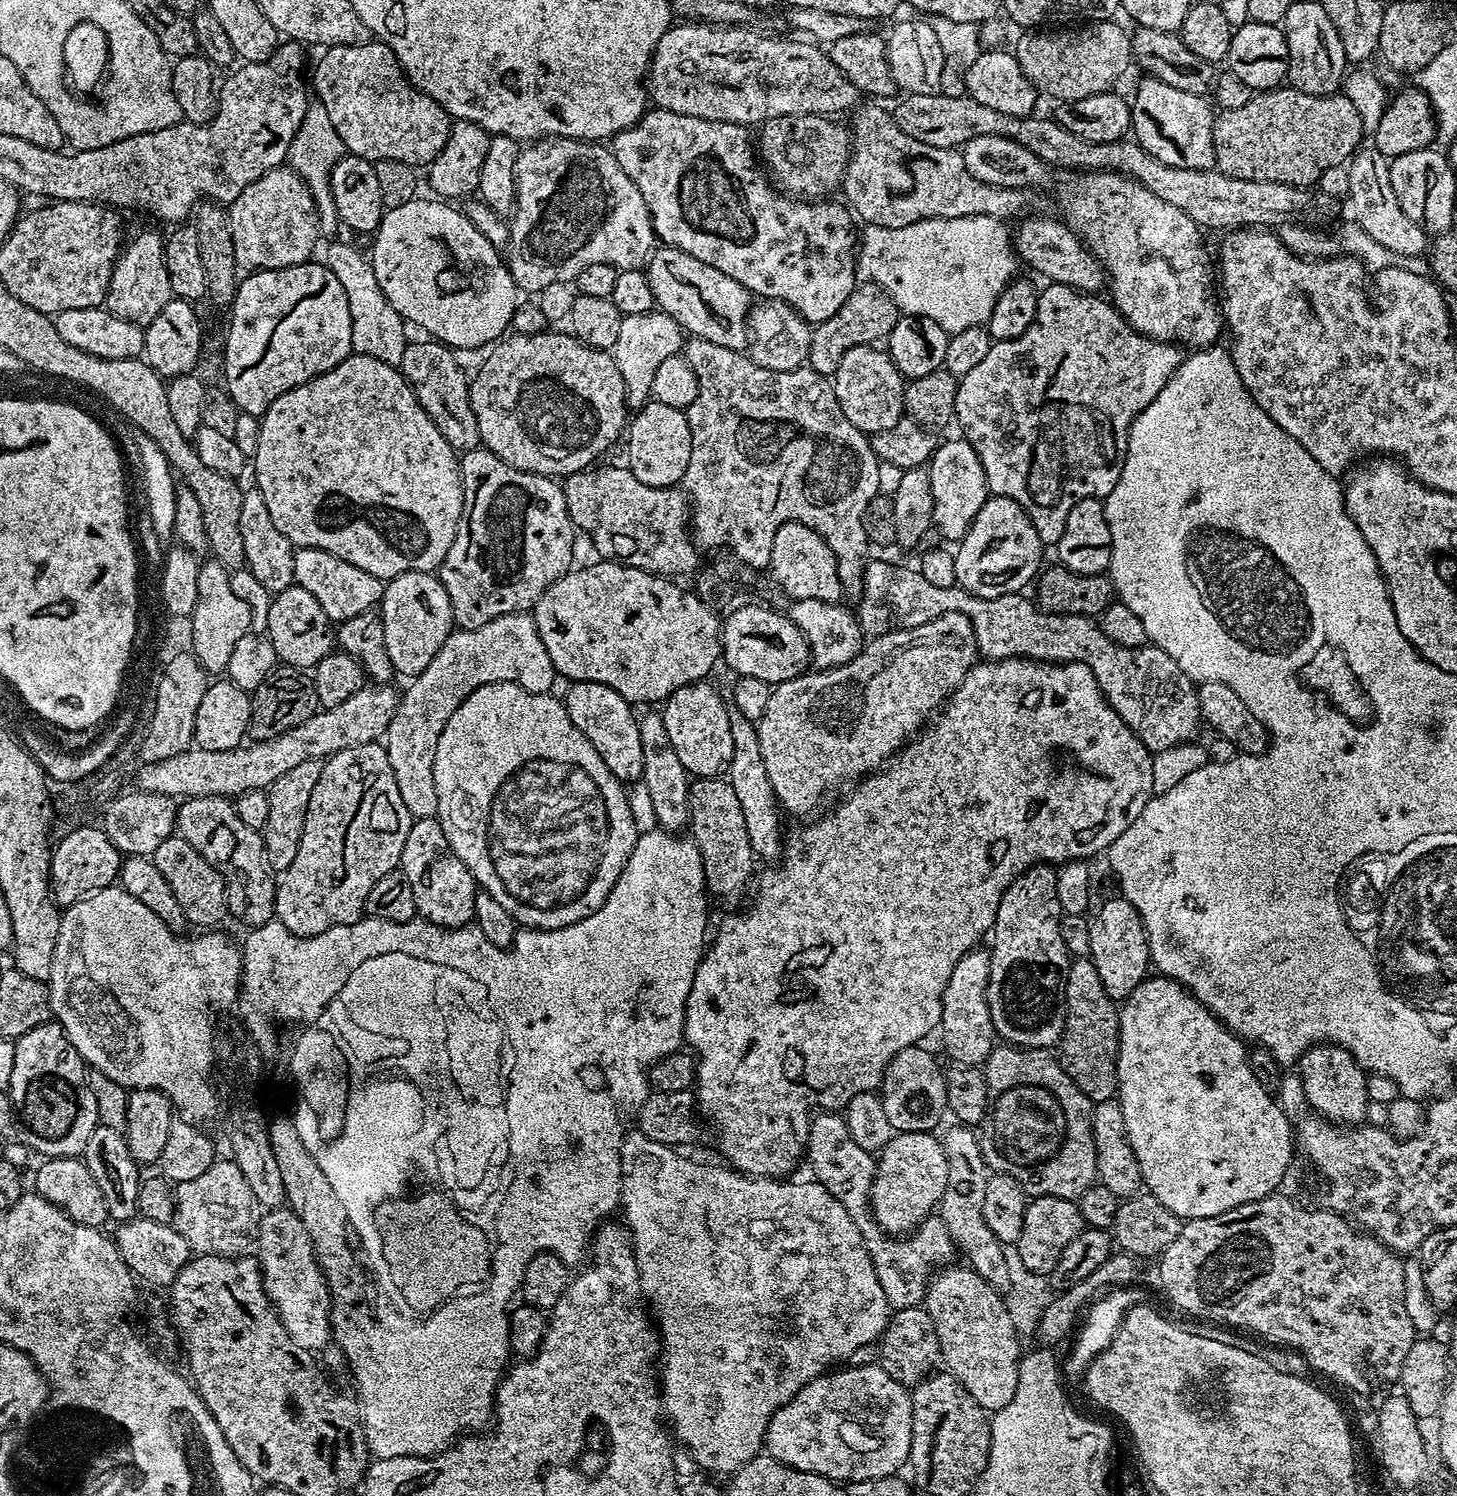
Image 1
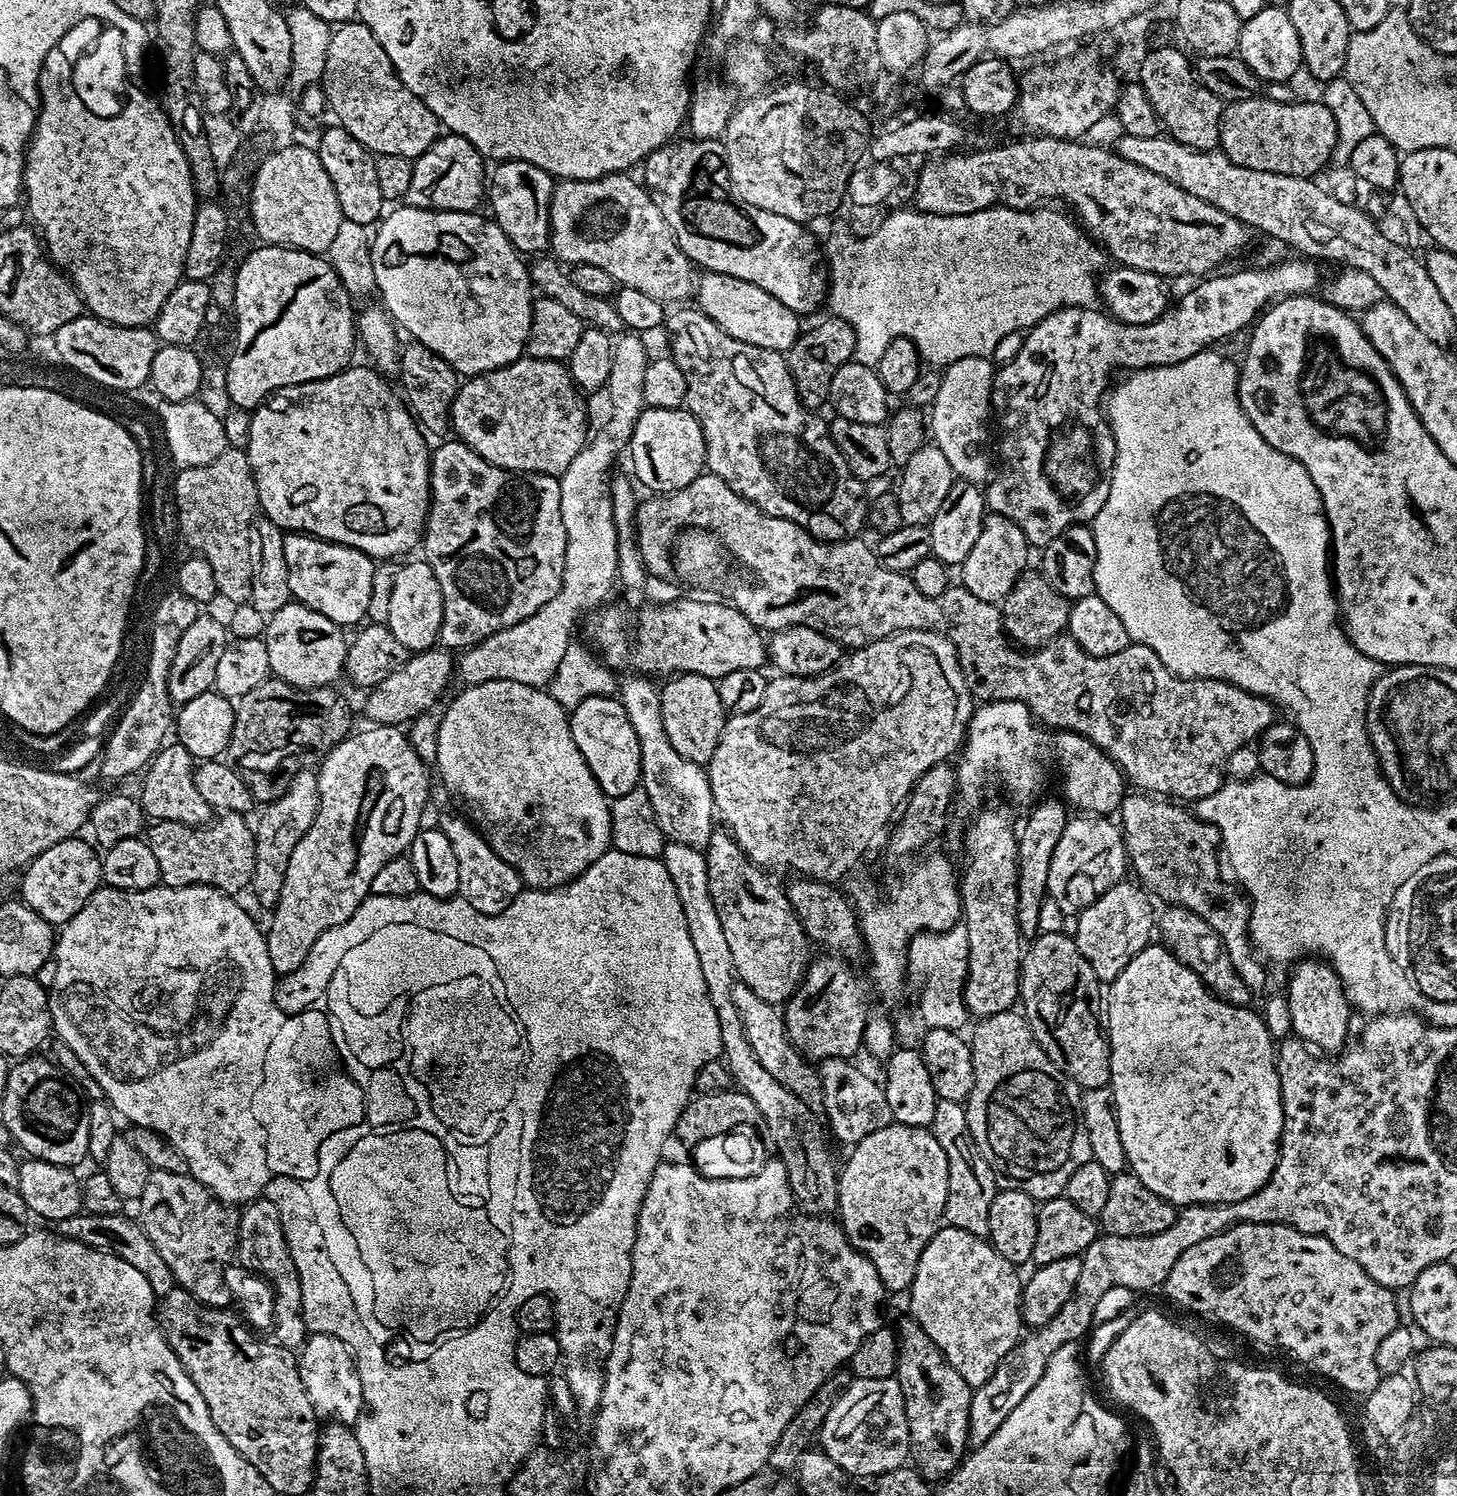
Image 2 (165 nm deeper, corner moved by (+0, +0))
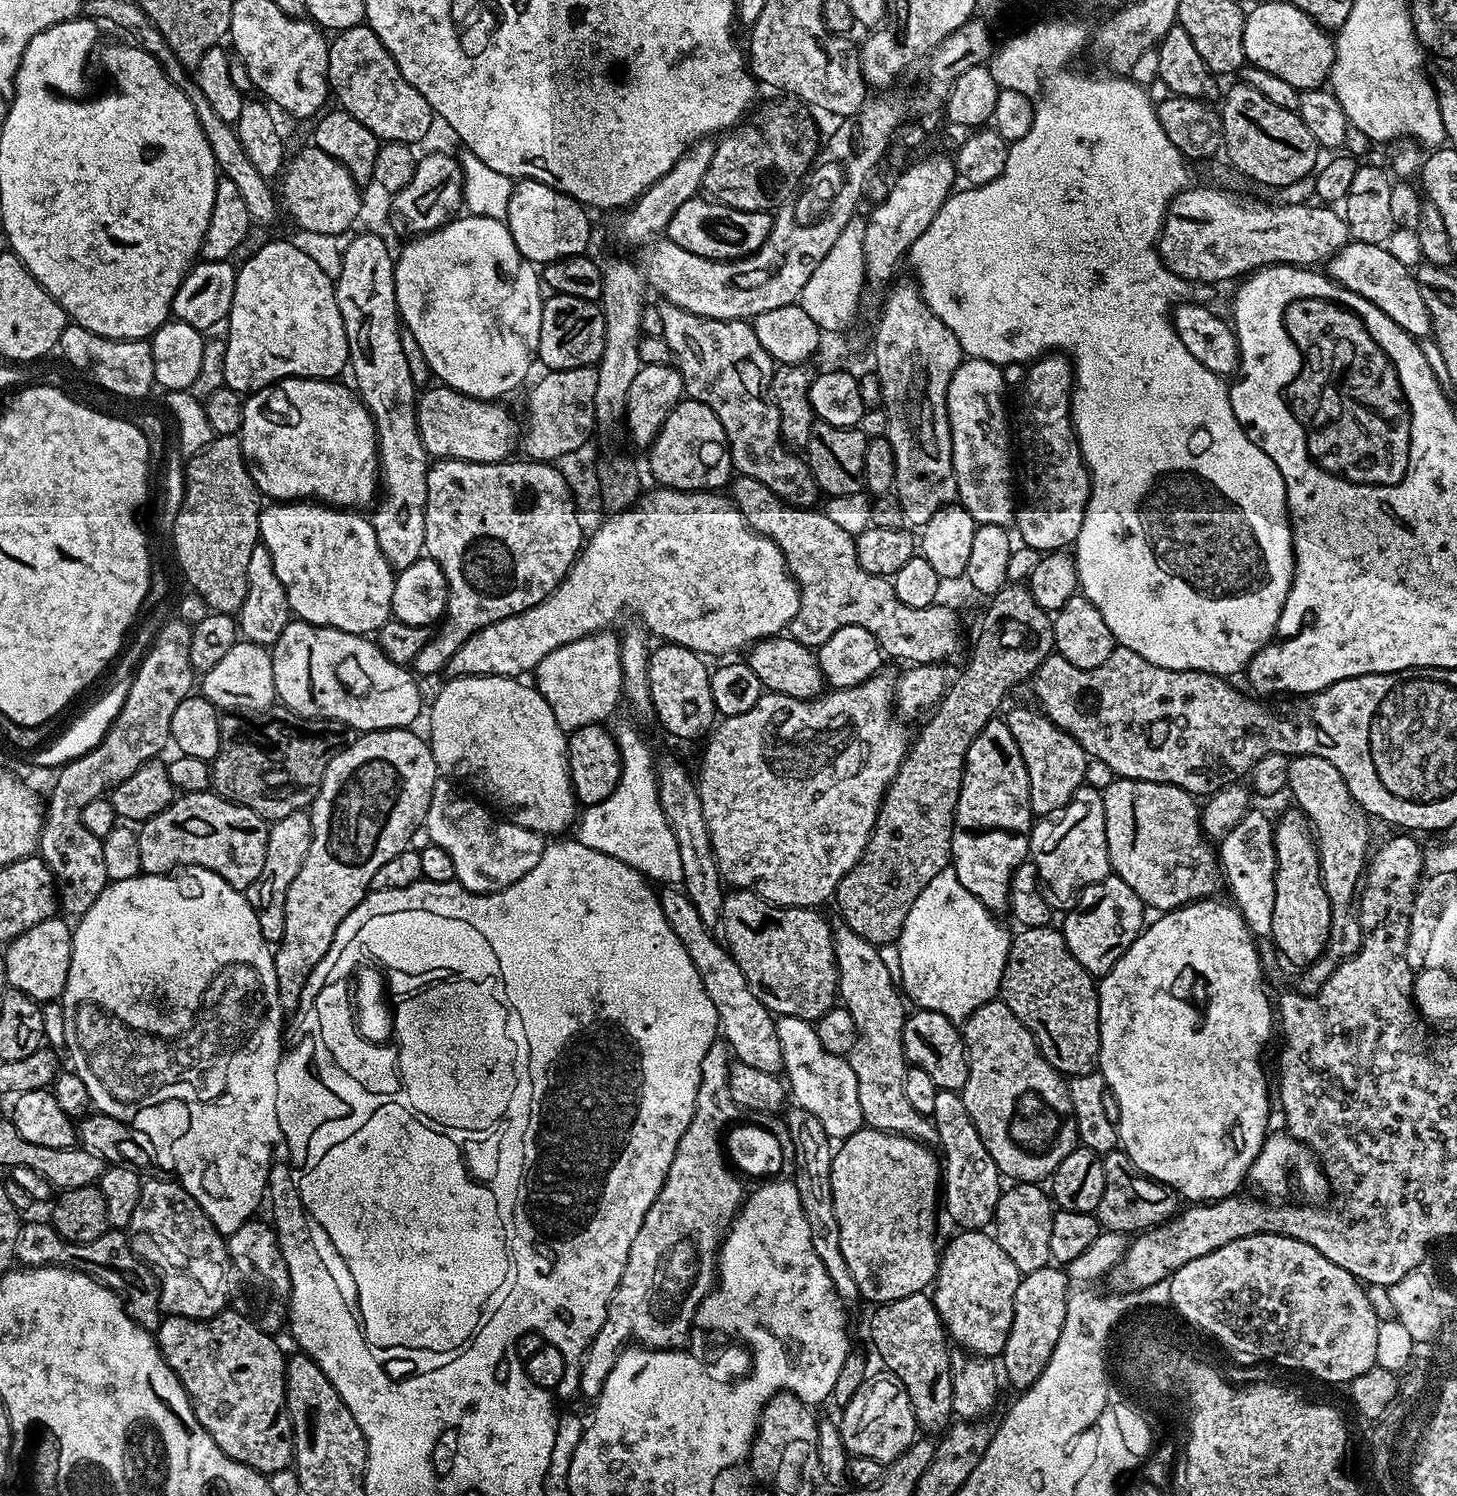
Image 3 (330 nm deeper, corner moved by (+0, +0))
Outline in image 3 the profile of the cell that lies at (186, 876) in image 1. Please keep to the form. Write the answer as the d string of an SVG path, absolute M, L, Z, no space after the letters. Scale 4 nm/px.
M209 790L185 792L177 795L166 810L143 821L138 828L138 850L142 854L142 869L147 875L162 876L173 870L205 868L218 874L230 886L246 890L262 874L262 862L266 862L266 842L269 825L263 816L232 800L224 800Z

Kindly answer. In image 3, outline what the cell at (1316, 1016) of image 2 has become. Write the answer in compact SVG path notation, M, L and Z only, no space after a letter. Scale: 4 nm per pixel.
M1296 806L1280 816L1275 825L1276 889L1274 890L1273 930L1270 940L1277 953L1292 964L1315 965L1324 955L1331 928L1330 898L1323 888L1317 841L1309 828L1309 819Z

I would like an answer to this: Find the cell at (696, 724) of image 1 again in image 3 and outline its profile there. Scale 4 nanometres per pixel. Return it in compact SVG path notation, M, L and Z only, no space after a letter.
M664 642L659 646L661 648L651 649L648 658L652 712L660 719L661 726L680 740L692 740L700 735L703 737L718 716L714 698L710 694L709 665L704 665L705 661L697 653L683 648L681 644Z

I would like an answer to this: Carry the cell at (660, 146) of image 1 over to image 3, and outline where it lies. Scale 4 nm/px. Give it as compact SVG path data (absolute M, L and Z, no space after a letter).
M697 194L691 200L682 202L682 206L678 206L674 218L670 218L666 229L666 236L667 239L673 240L678 246L682 246L702 258L710 258L711 260L739 260L745 256L759 253L763 249L760 247L763 246L764 239L772 232L772 220L768 216L771 215L767 211L743 212L737 208L731 208L711 198L705 198L703 195Z

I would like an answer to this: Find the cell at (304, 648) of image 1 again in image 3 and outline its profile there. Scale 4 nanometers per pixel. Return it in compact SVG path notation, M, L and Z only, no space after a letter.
M292 618L282 634L278 634L270 651L277 701L307 720L337 720L363 734L381 732L387 728L411 729L412 723L420 716L417 677L405 665L393 662L375 639Z

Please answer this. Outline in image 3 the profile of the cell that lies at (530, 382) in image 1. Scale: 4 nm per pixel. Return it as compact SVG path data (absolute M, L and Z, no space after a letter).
M447 386L435 387L421 391L416 401L418 431L429 457L499 464L509 459L515 448L517 451L518 420L503 408L503 403L479 400Z

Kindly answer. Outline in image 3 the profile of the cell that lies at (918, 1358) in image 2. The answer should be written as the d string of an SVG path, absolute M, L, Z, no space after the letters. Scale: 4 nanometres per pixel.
M927 1293L895 1299L894 1302L877 1305L870 1318L870 1338L885 1368L901 1384L901 1389L910 1398L912 1417L928 1430L941 1431L952 1416L952 1371L951 1351L944 1324L941 1322L936 1305Z

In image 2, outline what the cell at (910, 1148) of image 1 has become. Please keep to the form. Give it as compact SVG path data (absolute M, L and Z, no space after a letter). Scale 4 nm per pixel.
M894 1122L882 1130L874 1130L874 1134L866 1134L866 1138L862 1138L862 1142L851 1145L849 1152L852 1153L849 1154L848 1161L842 1164L838 1172L840 1181L840 1189L838 1190L838 1223L844 1229L845 1234L847 1234L848 1241L870 1261L874 1266L874 1270L878 1270L878 1278L882 1278L885 1289L889 1293L907 1293L911 1289L914 1282L914 1274L918 1270L918 1258L922 1258L922 1250L926 1250L926 1242L930 1242L930 1238L934 1238L934 1234L942 1227L942 1221L944 1220L944 1207L946 1206L946 1194L948 1193L946 1150L942 1150L942 1146L938 1146L938 1138L934 1138L934 1134L928 1128L915 1128L914 1126L906 1126L905 1124Z

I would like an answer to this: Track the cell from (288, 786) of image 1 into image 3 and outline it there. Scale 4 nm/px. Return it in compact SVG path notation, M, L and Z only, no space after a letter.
M307 811L286 814L286 818L271 821L266 842L266 862L262 862L262 874L258 874L258 878L254 878L254 882L246 889L248 901L262 930L262 938L268 941L269 945L275 946L280 943L282 930L286 926L286 894L298 870L302 870L302 862L310 850L311 841L312 817Z

